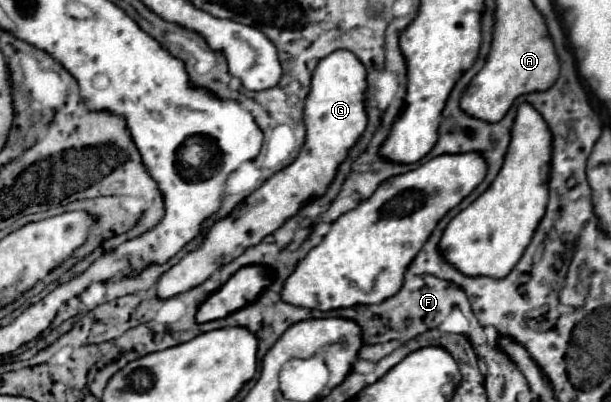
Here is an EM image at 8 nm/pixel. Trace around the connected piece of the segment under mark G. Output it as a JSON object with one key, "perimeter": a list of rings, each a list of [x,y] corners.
{"perimeter":[[[335,51],[325,57],[311,79],[311,91],[305,99],[305,127],[307,141],[301,147],[297,159],[267,179],[257,191],[253,191],[235,211],[217,221],[205,235],[203,245],[187,253],[175,267],[171,267],[157,283],[157,295],[161,299],[185,293],[203,281],[207,281],[217,269],[237,259],[245,249],[261,243],[267,235],[275,233],[287,219],[299,213],[307,203],[327,193],[333,183],[339,165],[347,159],[347,151],[361,139],[367,129],[367,69],[351,51]]]}

